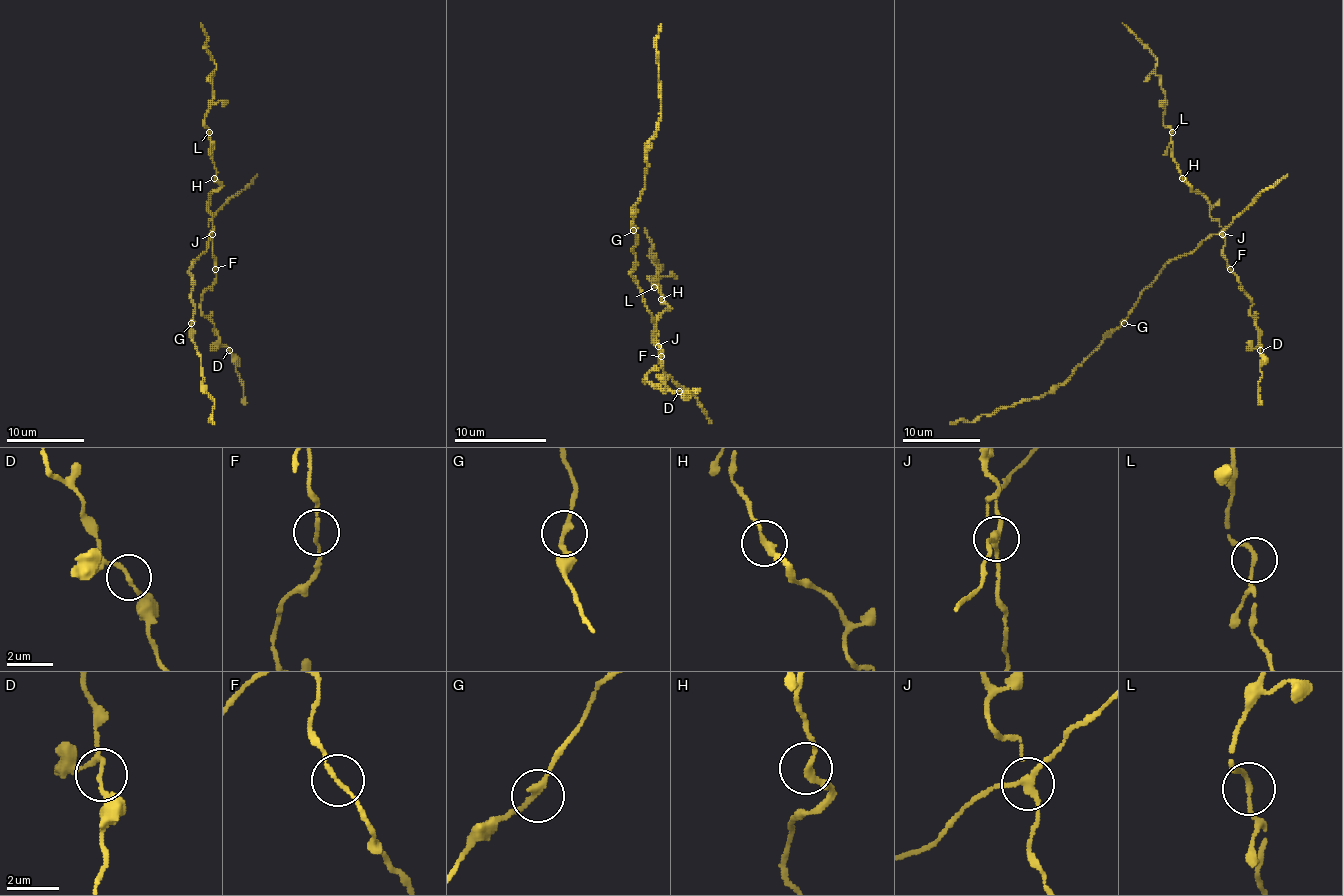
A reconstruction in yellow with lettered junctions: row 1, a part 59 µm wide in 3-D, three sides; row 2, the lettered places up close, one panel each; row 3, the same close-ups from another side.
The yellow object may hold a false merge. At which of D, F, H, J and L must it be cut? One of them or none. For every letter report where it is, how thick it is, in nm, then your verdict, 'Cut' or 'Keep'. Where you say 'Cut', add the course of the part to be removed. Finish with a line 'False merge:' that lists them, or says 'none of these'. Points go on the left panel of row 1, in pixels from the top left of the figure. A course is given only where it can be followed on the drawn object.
D: Place: (229, 350). Thickness 160 nm. Keep
F: Place: (215, 269). Thickness 150 nm. Keep
H: Place: (214, 178). Thickness 240 nm. Keep
J: Place: (212, 234). Thickness 200 nm. Cut. Course of the part to remove: (212, 234), (189, 271), (195, 312), (191, 341), (201, 356), (203, 389), (214, 401), (210, 422), (214, 424)
L: Place: (209, 132). Thickness 160 nm. Keep
False merge: J

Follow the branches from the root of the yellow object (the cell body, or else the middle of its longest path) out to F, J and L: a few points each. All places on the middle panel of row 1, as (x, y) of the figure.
F: (645, 299), (652, 313), (661, 356)
J: (645, 299), (652, 313), (658, 345)
L: (645, 299), (652, 313), (656, 345), (654, 338), (658, 334), (654, 327), (668, 306), (661, 288), (654, 288)

